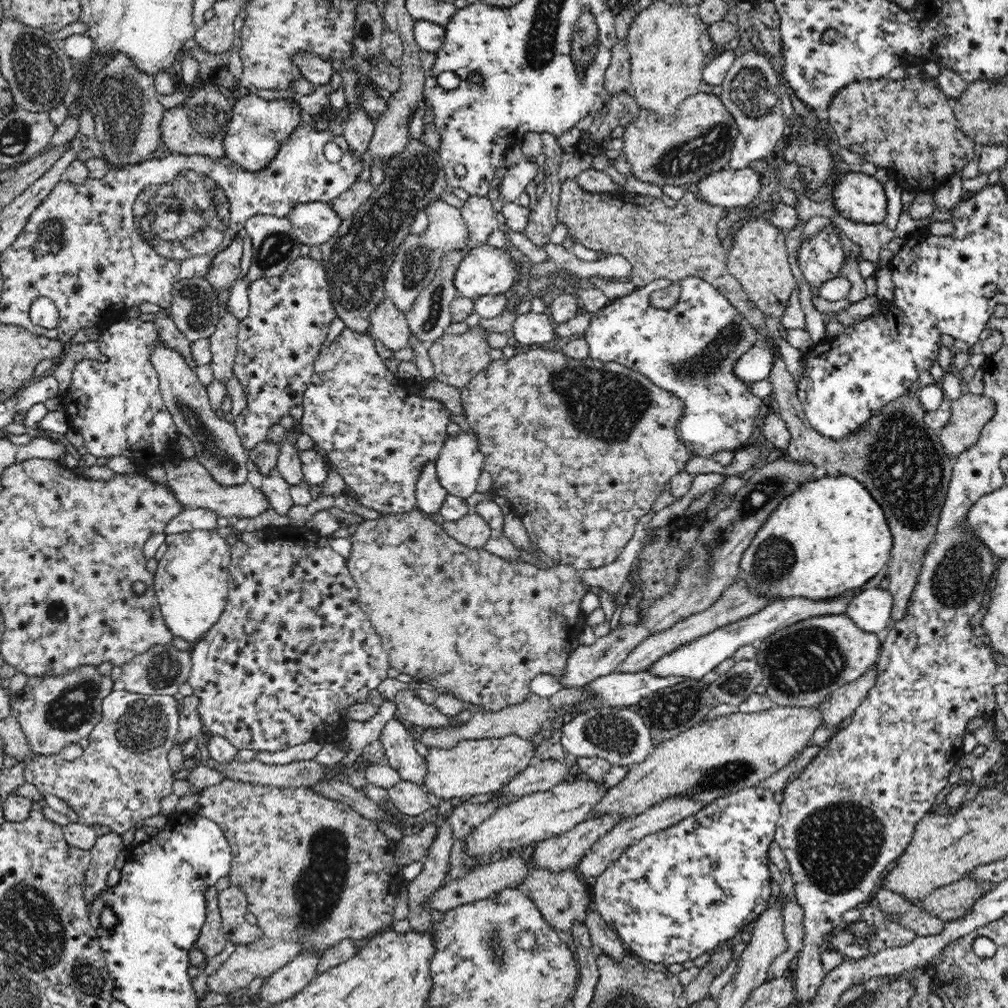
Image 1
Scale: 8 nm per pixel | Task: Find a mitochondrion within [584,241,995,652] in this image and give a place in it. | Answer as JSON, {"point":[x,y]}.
{"point":[905,466]}

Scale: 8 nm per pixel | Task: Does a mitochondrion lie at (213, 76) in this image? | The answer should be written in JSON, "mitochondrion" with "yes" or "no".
{"mitochondrion":"no"}

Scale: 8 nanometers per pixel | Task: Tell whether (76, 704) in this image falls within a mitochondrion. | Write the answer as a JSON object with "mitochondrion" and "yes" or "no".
{"mitochondrion":"yes"}

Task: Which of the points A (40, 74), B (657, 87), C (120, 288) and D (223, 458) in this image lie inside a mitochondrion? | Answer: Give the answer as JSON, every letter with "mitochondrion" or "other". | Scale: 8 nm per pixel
{"A":"mitochondrion","B":"other","C":"other","D":"mitochondrion"}

